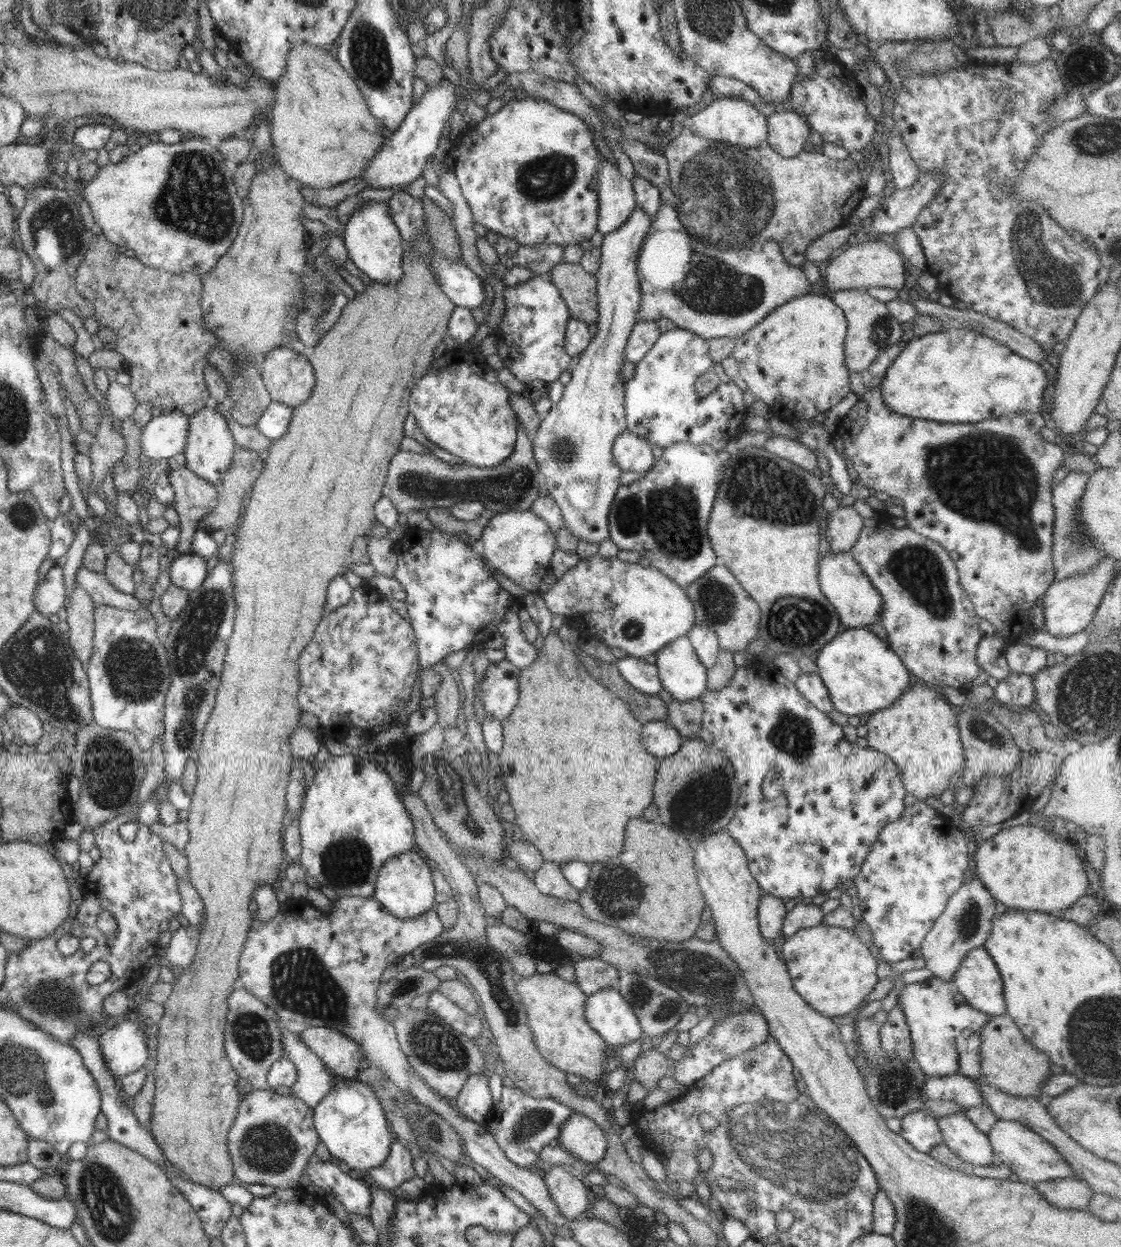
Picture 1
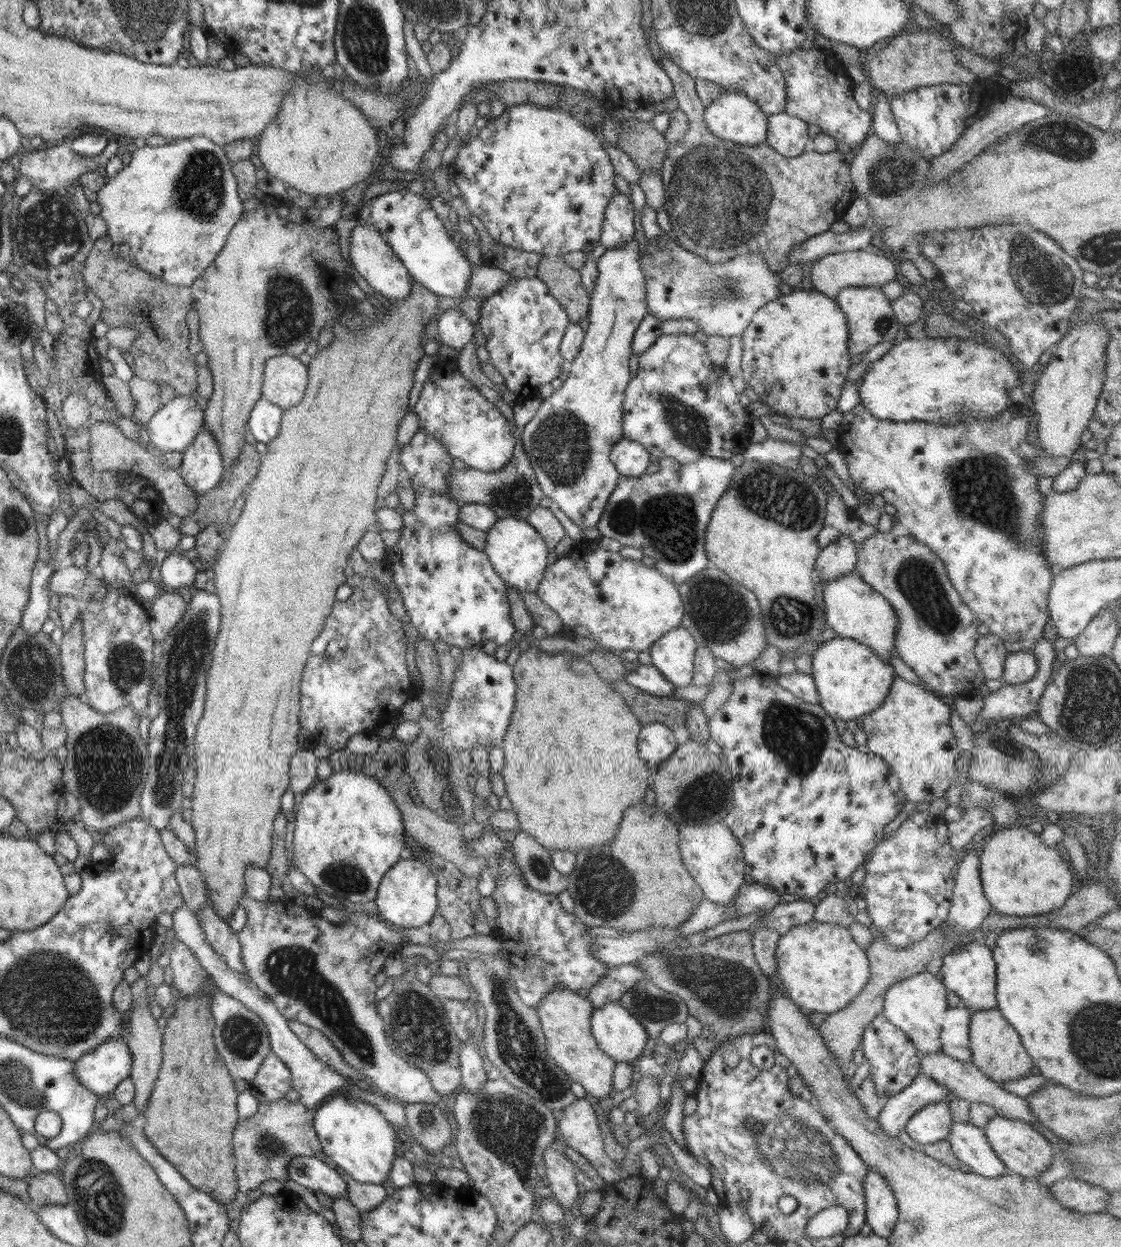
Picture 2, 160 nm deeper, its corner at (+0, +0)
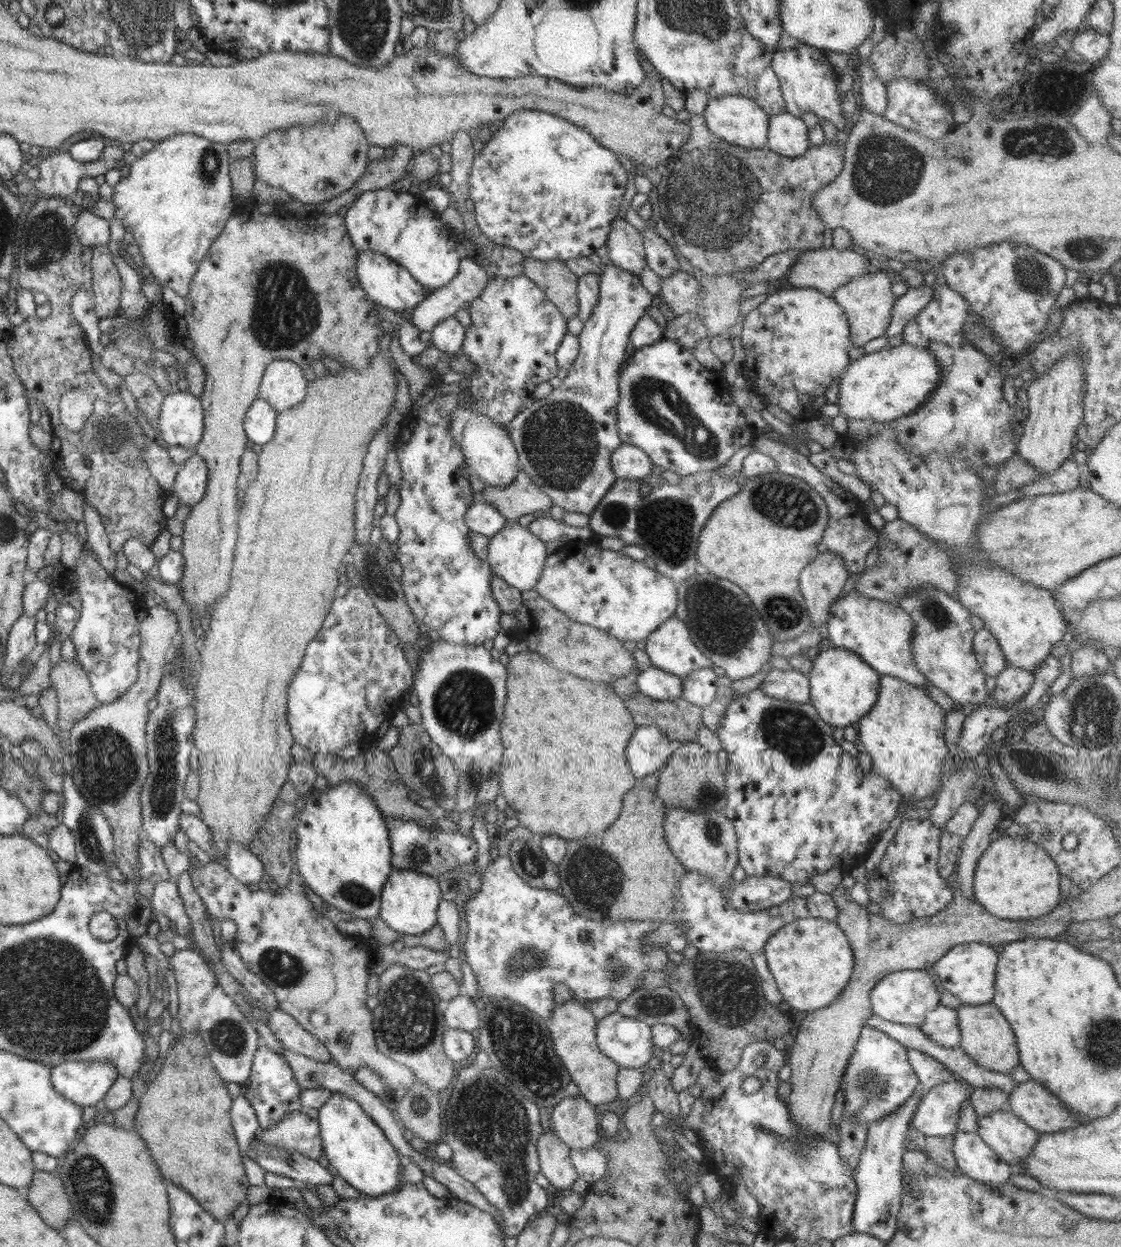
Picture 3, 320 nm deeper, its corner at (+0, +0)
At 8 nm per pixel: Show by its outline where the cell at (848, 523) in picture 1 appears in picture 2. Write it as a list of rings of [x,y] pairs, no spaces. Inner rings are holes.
[[[841,536],[818,553],[812,578],[825,584],[829,580],[840,578],[855,571],[857,563],[857,545],[851,538]]]

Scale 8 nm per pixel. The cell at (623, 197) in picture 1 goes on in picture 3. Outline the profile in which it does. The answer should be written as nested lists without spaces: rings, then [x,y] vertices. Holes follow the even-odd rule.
[[[618,216],[612,222],[606,244],[610,262],[618,269],[640,277],[647,266],[642,233],[630,225],[625,216]]]

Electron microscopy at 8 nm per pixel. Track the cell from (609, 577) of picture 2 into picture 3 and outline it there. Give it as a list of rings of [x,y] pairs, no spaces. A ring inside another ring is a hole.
[[[586,546],[584,550],[572,550],[564,558],[562,554],[552,553],[545,562],[540,580],[535,586],[542,598],[551,602],[566,618],[584,626],[592,626],[612,638],[617,638],[622,644],[625,641],[640,642],[647,640],[652,632],[675,616],[676,583],[660,574],[655,568],[646,567],[645,561],[639,561],[626,556],[622,551],[615,551],[599,546]]]

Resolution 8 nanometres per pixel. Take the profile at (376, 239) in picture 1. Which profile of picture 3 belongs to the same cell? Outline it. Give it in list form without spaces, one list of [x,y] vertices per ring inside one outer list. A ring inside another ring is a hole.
[[[360,250],[357,260],[357,276],[361,288],[365,290],[371,302],[381,304],[384,308],[390,308],[394,312],[401,312],[414,308],[422,302],[427,293],[420,282],[417,282],[406,268],[400,266],[394,260],[375,252],[375,250]]]

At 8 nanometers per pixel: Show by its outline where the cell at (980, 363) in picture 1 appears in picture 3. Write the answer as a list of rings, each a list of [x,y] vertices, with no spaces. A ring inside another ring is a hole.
[[[902,343],[899,346],[886,346],[877,352],[865,353],[861,358],[850,361],[847,370],[840,376],[838,386],[838,406],[840,414],[848,419],[871,419],[876,423],[889,423],[904,416],[910,416],[925,403],[929,394],[938,386],[941,366],[936,357],[923,348]]]

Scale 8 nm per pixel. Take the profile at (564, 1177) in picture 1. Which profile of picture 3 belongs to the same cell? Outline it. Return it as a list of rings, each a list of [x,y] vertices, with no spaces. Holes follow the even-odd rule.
[[[544,1132],[536,1142],[540,1162],[540,1173],[552,1186],[569,1192],[571,1184],[579,1177],[570,1162],[570,1148],[551,1132]]]

